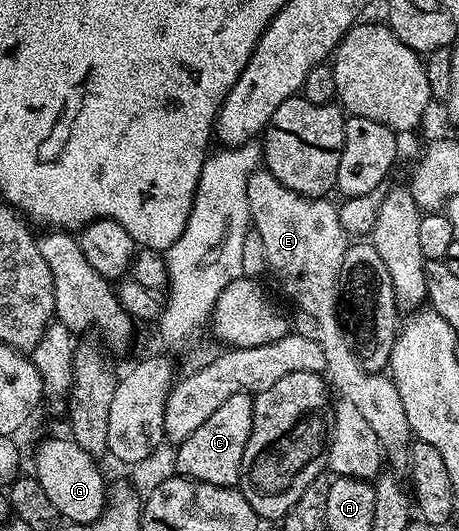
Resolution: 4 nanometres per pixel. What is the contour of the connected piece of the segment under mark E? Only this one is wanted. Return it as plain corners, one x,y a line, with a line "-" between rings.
258,170
252,175
246,186
246,198
250,202
251,227
262,238
267,271
276,275
281,290
297,304
295,307
318,322
318,340
322,354
326,354
324,372
327,383
335,391
337,388
343,399
354,402
370,430
374,430
387,463
389,460
397,468
397,473
407,473
408,454
414,437
410,422
406,422
402,398
398,398
398,390
391,378
368,372
360,365
340,324
338,274
342,270
342,258
350,236
340,221
339,207
335,203
332,205
331,199
303,196
282,186
282,182
267,170

